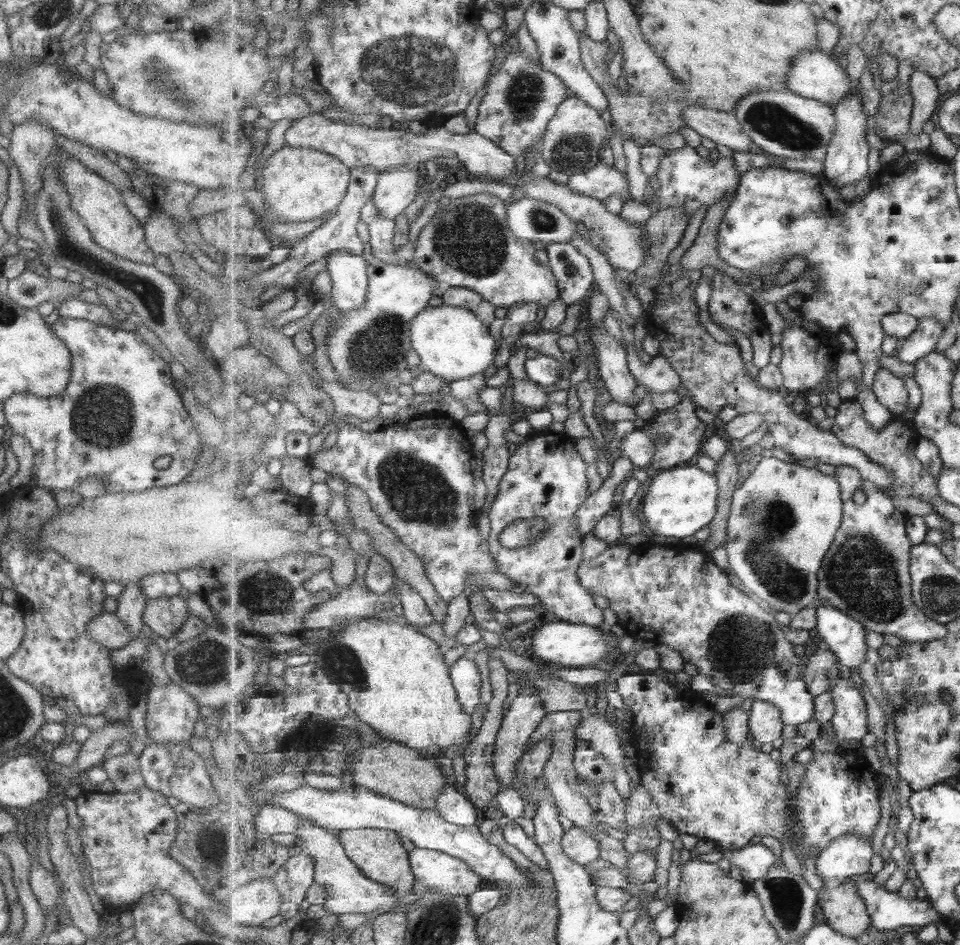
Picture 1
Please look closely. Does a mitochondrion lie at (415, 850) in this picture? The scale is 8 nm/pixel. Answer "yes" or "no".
no

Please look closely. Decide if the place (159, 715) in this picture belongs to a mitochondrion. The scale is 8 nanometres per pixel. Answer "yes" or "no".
no

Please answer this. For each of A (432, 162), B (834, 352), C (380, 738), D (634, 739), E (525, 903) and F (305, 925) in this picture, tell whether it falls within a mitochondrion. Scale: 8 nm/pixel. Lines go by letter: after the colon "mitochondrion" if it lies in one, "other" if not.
A: other
B: other
C: other
D: other
E: other
F: other

